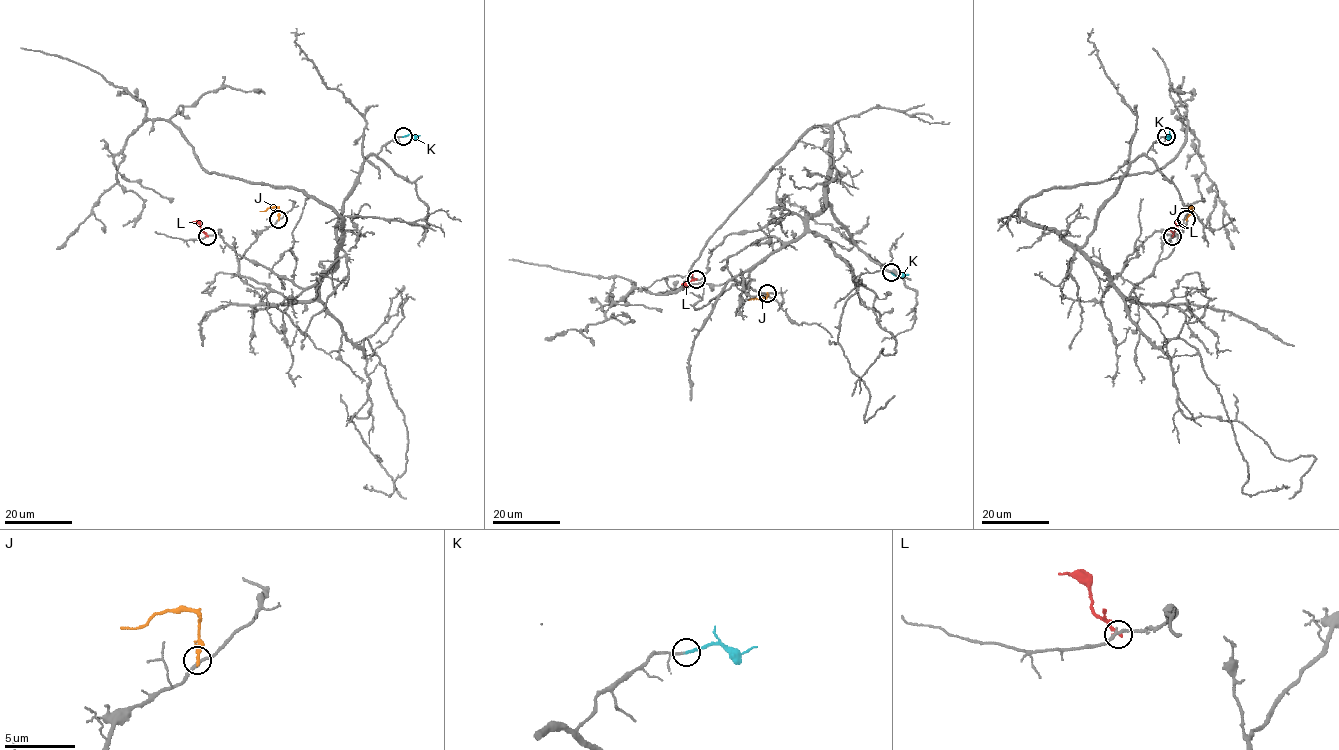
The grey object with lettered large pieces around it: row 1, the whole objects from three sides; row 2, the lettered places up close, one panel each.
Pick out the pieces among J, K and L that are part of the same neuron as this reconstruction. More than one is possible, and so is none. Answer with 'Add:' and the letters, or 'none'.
Add: K

